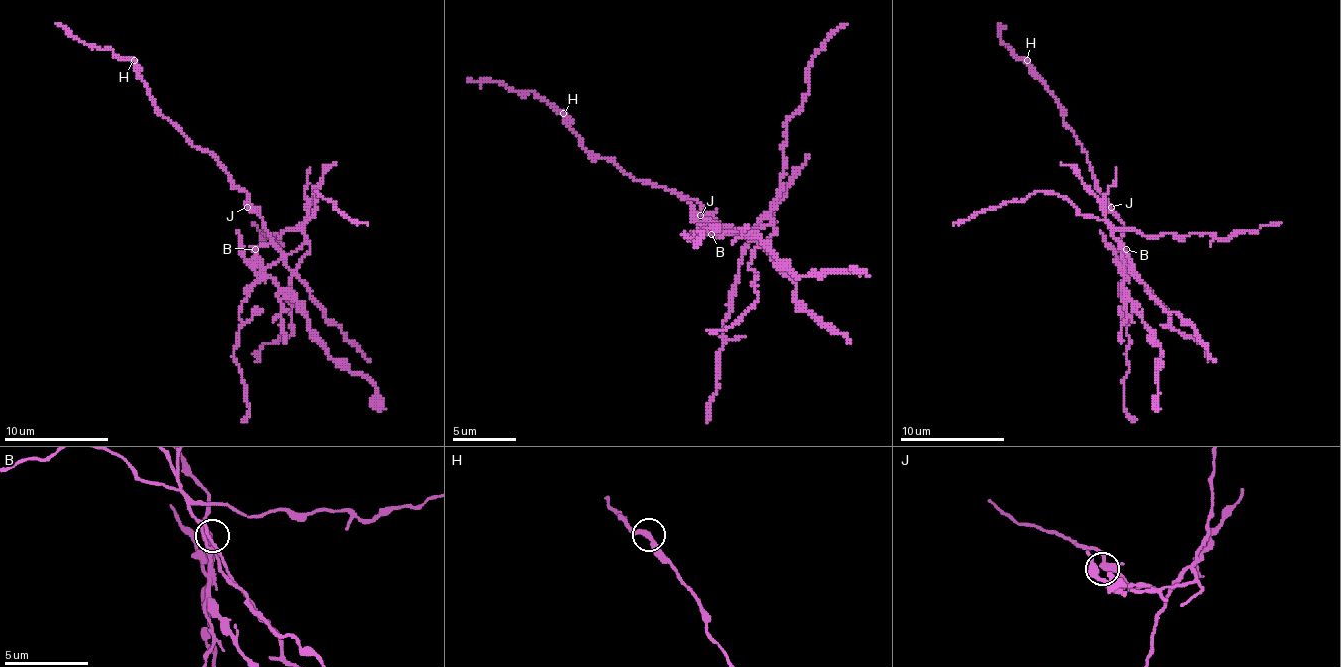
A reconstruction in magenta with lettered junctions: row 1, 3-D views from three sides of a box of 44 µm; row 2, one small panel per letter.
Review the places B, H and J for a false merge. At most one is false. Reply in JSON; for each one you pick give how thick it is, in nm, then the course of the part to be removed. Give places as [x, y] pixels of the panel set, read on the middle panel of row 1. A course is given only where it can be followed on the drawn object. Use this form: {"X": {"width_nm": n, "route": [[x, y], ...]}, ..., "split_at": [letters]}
{"B": {"width_nm": 240, "route": [[710, 234], [764, 228], [770, 222], [783, 161], [786, 123], [809, 91], [812, 56], [847, 24]]}, "split_at": ["B"]}

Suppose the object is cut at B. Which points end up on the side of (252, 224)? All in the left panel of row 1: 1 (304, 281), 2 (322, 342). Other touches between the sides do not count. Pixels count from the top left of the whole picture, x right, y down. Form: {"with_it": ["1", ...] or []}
{"with_it": ["2"]}

